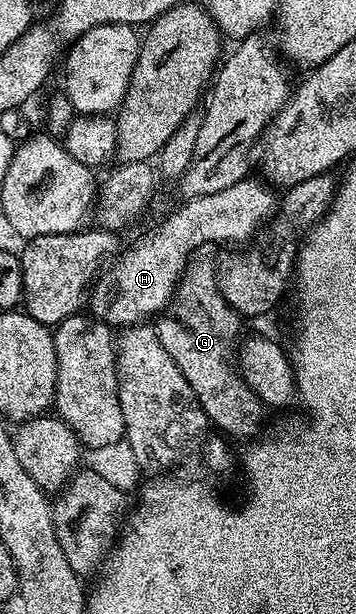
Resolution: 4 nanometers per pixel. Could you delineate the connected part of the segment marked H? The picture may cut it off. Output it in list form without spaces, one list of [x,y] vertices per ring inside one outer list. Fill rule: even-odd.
[[[247,179],[228,187],[224,191],[216,191],[216,195],[189,198],[175,213],[170,213],[151,233],[146,233],[131,249],[122,253],[122,258],[110,270],[99,272],[96,280],[88,290],[89,316],[95,321],[103,321],[111,327],[129,327],[145,322],[155,315],[161,314],[170,304],[178,278],[191,260],[190,253],[197,251],[201,245],[209,241],[242,241],[259,232],[260,226],[269,218],[276,205],[276,197],[261,182],[254,183]]]

